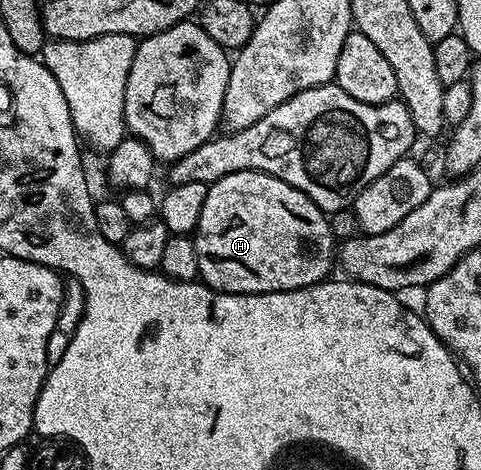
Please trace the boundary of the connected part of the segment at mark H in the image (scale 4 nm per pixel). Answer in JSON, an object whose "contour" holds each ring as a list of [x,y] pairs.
{"contour":[[[235,172],[226,174],[208,185],[202,218],[198,218],[194,239],[199,279],[215,292],[262,294],[289,292],[323,284],[334,268],[334,244],[329,217],[302,190],[282,182],[265,172]]]}

